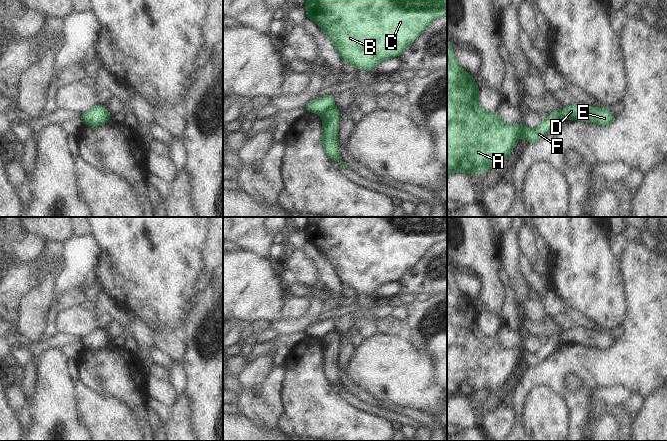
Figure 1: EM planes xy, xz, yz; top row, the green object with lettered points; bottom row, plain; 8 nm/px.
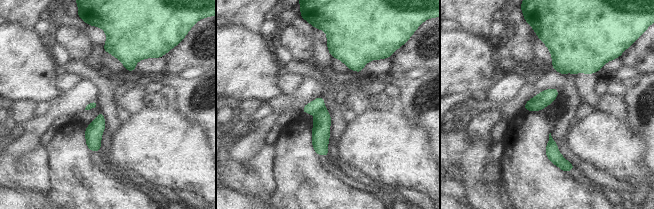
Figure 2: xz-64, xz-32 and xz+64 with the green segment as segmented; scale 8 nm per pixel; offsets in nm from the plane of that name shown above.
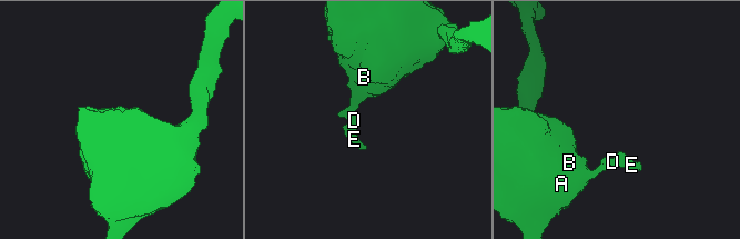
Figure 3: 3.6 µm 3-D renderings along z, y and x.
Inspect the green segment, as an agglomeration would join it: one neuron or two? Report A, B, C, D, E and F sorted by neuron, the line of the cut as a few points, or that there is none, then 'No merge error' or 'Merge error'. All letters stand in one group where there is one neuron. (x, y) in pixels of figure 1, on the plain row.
Groups: A B C F / D E. Split along xz (334, 329), (328, 330), (320, 338). Merge error

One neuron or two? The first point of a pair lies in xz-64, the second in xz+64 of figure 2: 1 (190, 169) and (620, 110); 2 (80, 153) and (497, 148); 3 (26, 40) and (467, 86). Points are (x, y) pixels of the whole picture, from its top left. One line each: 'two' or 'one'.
1: two
2: two
3: one

